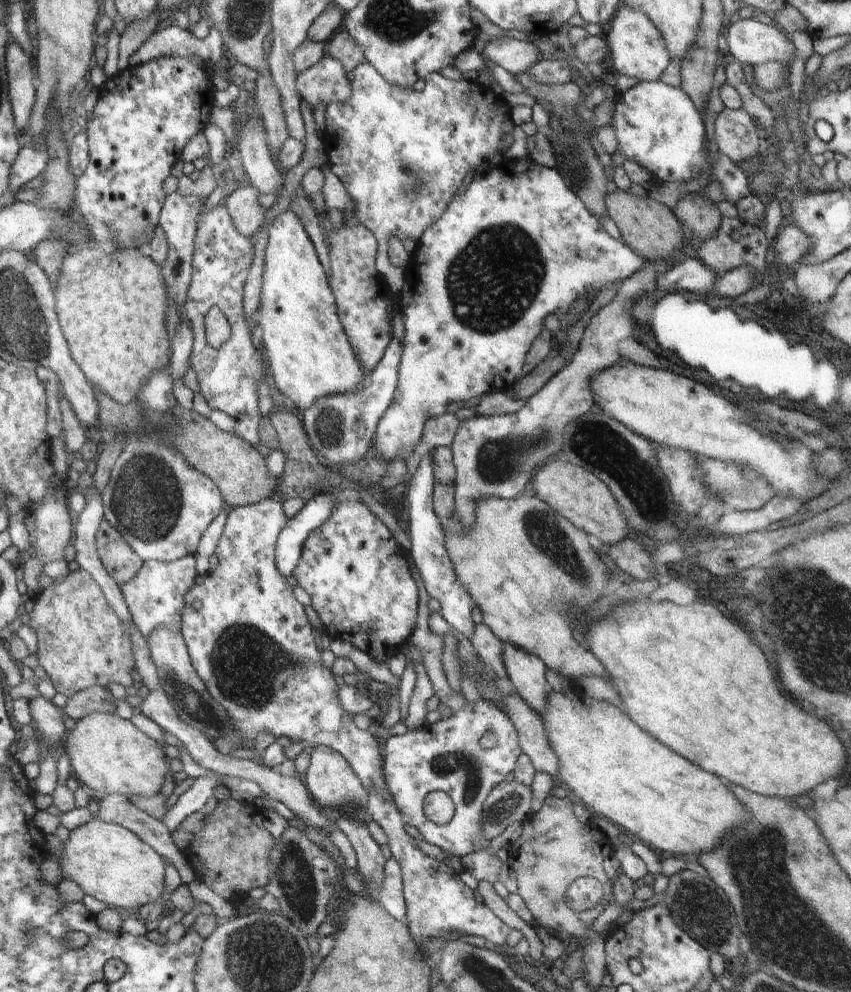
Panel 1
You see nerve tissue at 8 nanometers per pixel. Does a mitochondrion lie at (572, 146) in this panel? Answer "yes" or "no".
yes

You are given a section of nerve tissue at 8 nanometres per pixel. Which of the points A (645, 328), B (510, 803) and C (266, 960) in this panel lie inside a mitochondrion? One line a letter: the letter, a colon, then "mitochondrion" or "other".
A: other
B: mitochondrion
C: mitochondrion

